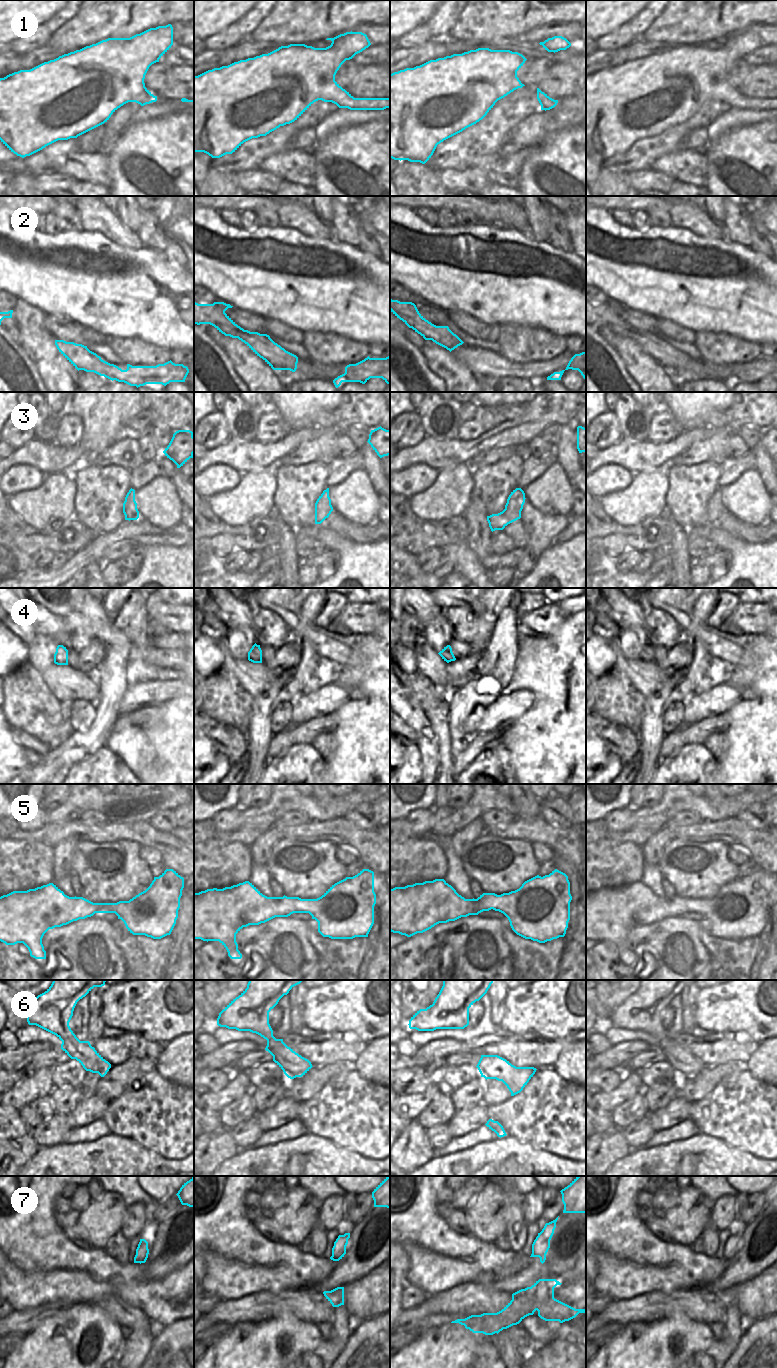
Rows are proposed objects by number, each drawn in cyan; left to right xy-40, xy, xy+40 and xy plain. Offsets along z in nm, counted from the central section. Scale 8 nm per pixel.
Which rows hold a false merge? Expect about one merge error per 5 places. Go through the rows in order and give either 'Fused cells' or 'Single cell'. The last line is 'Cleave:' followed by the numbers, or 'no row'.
1: Single cell
2: Single cell
3: Single cell
4: Single cell
5: Single cell
6: Single cell
7: Fused cells
Cleave: 7

